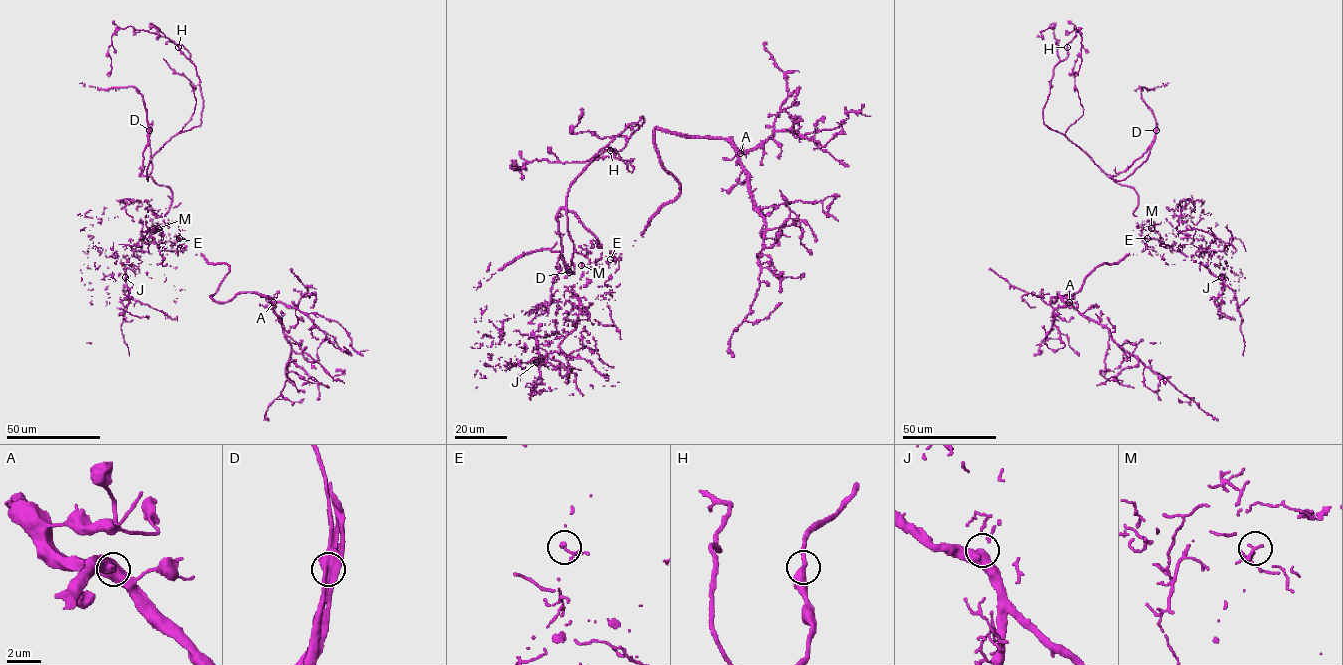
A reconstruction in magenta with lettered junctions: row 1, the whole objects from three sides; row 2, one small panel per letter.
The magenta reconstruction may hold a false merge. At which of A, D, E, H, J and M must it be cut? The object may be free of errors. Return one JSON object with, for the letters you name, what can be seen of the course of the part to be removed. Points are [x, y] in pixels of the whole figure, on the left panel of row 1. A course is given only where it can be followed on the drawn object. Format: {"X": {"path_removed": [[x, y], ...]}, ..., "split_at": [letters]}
{"D": {"path_removed": [[149, 130], [147, 180], [150, 159], [201, 123], [196, 67], [168, 38], [127, 27], [111, 37], [107, 75]]}, "split_at": ["D"]}

